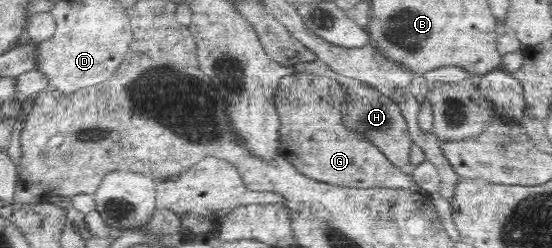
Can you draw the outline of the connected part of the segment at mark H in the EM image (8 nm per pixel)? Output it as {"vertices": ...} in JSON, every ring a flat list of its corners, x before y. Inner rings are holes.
{"vertices":[[322,60,297,62,294,65,294,69,296,74,312,74,317,77,327,77,336,80,346,91,347,100,345,102,347,104,343,106,345,114,342,114,345,126,351,128,353,132,361,132,363,134,362,137,377,146,395,167,399,168,406,175,412,176,415,167,410,162,410,150,414,142,411,140,405,117,399,110,399,104,374,86,331,70]]}

